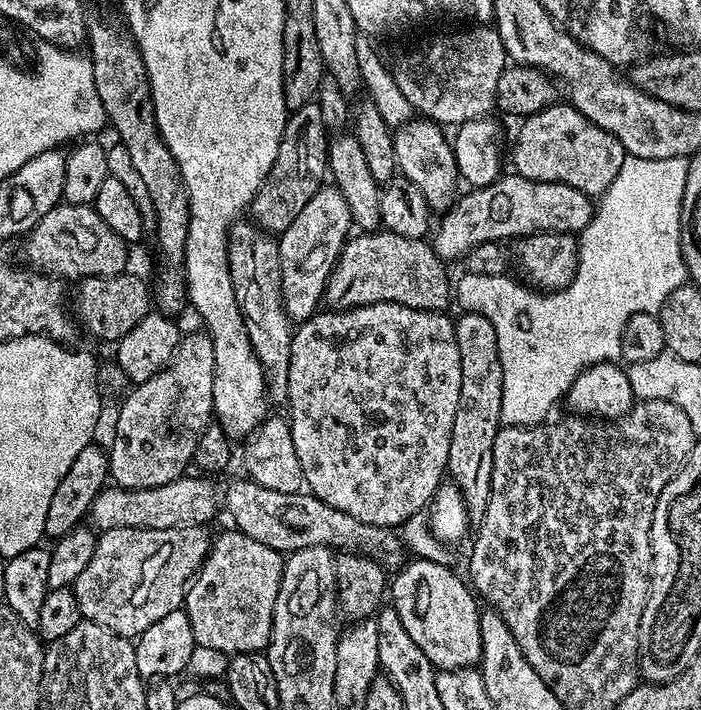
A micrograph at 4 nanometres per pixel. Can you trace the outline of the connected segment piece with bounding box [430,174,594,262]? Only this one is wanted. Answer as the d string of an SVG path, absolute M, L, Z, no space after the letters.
M501 174L492 184L466 192L441 215L445 216L440 225L438 220L430 240L436 255L445 262L463 261L466 253L482 246L482 242L515 242L525 236L551 232L579 234L592 221L594 211L593 197L574 190L574 186L538 182L515 174Z

